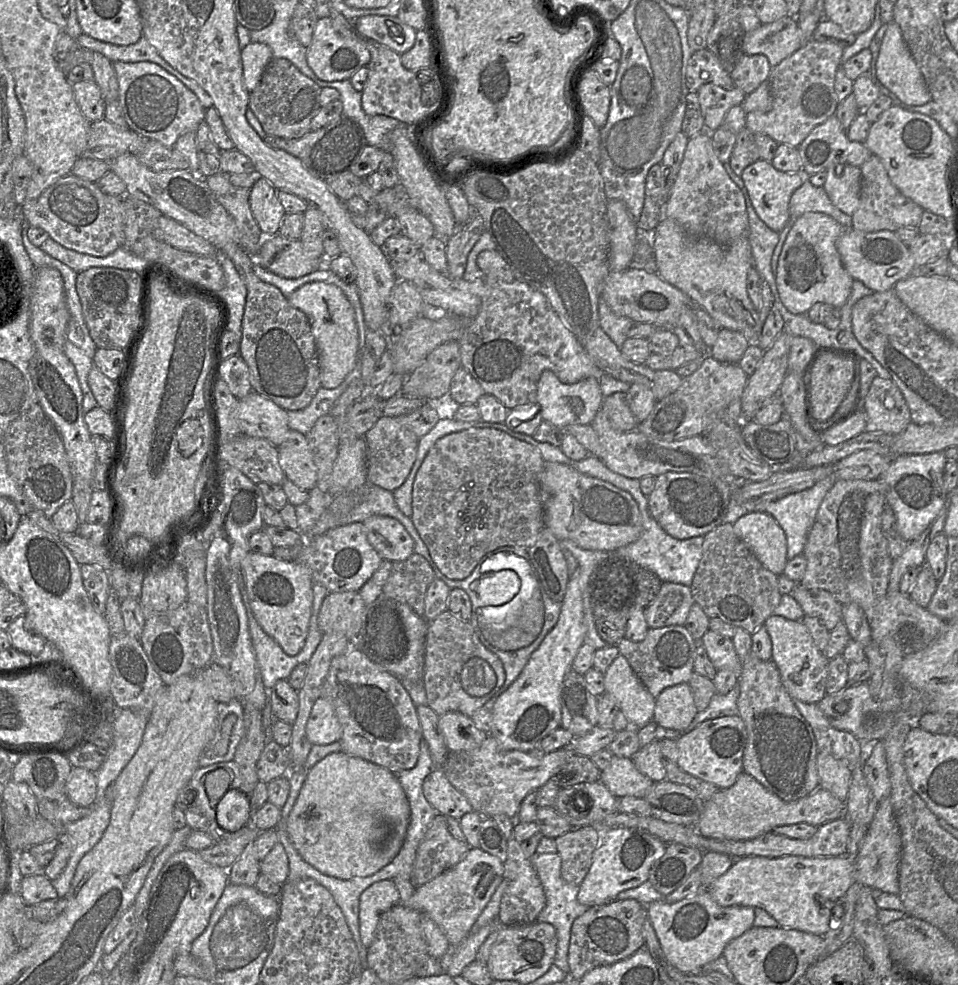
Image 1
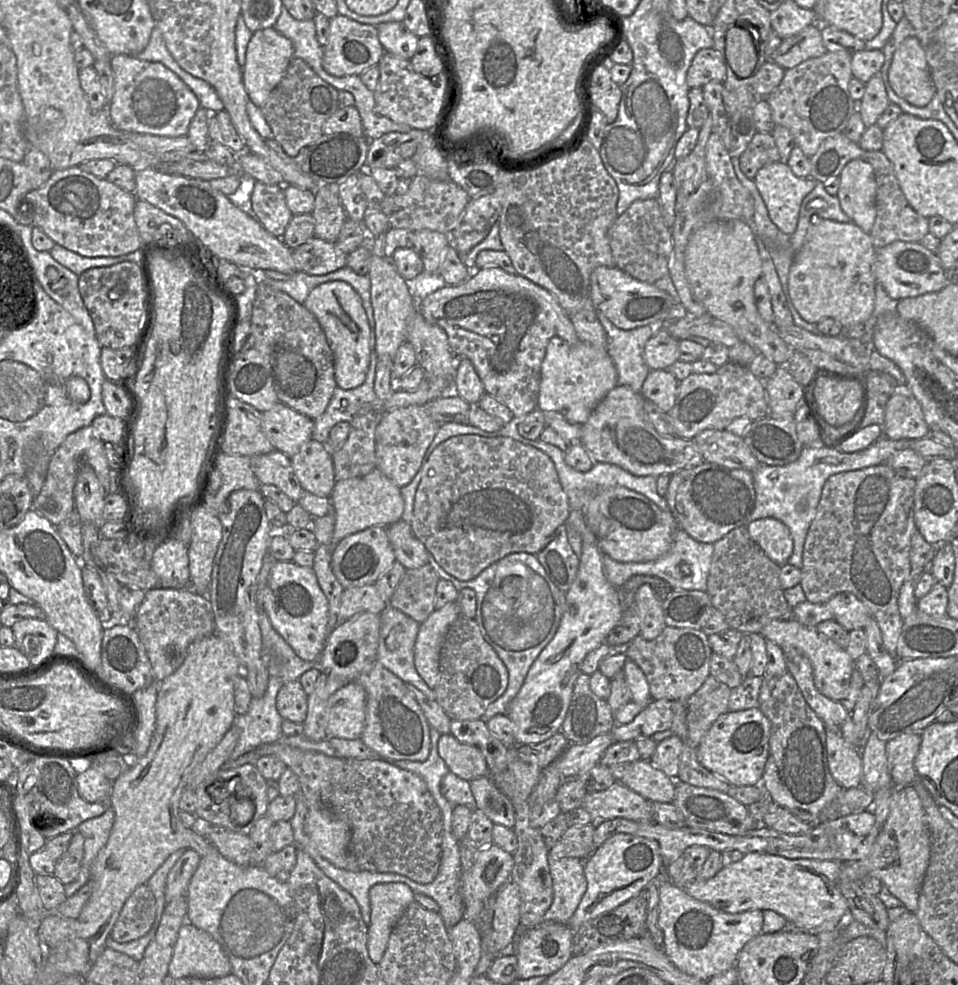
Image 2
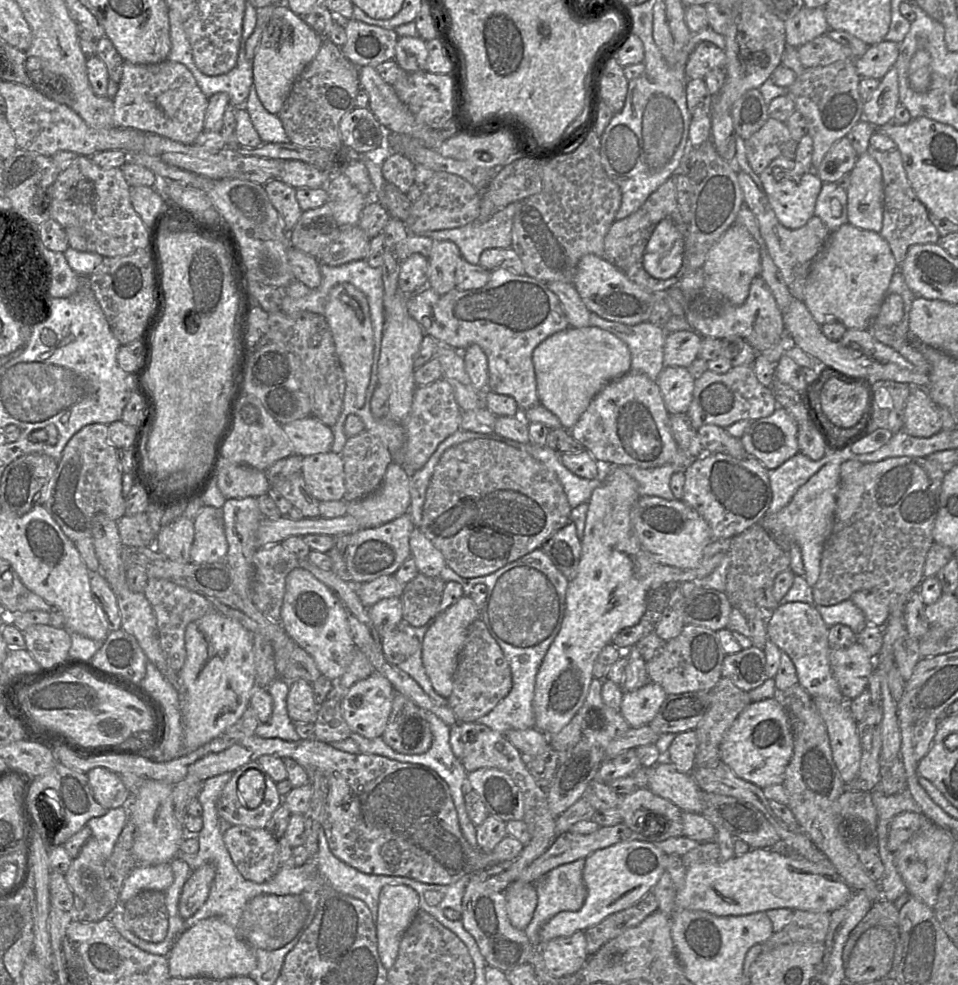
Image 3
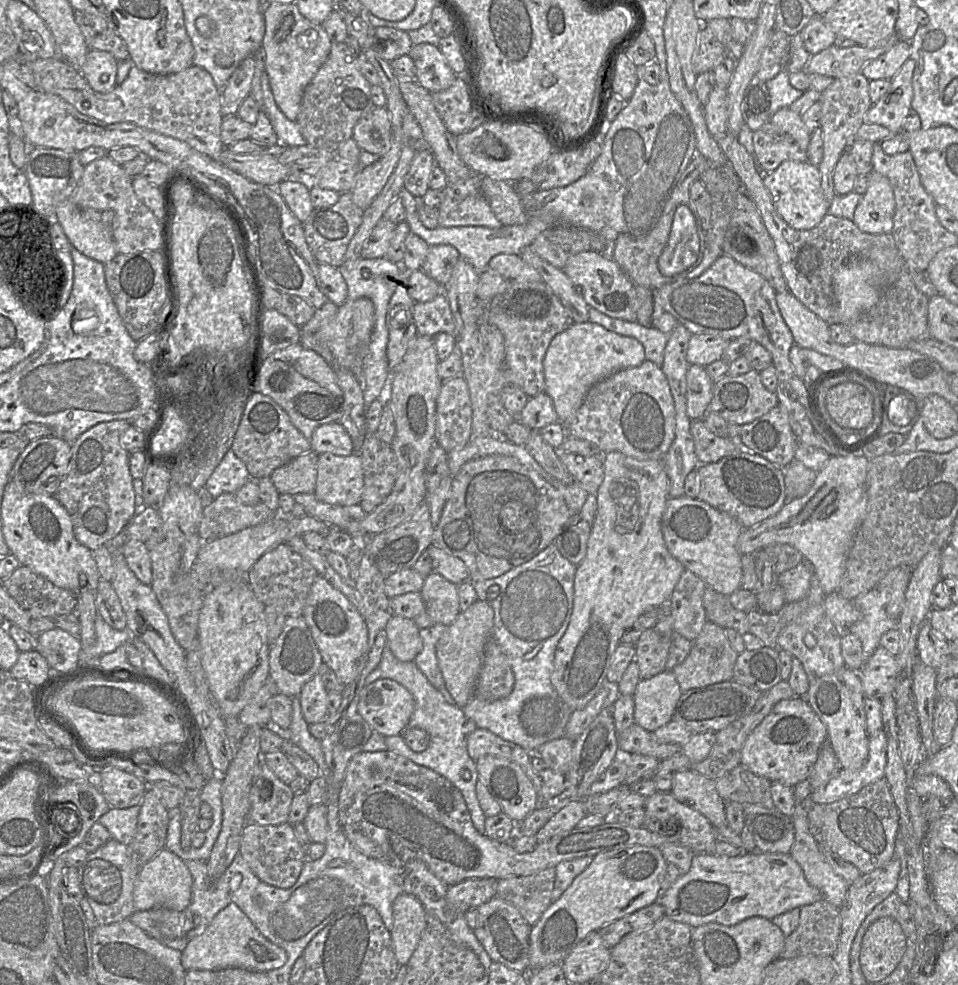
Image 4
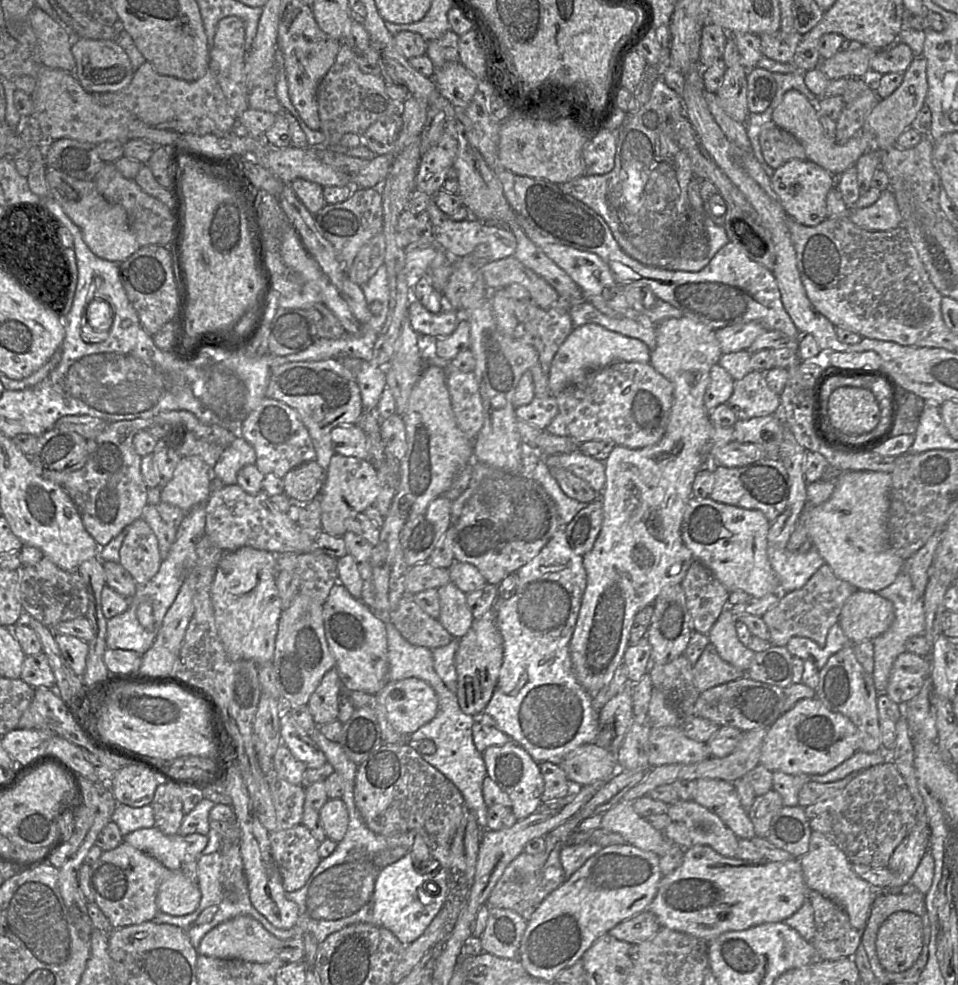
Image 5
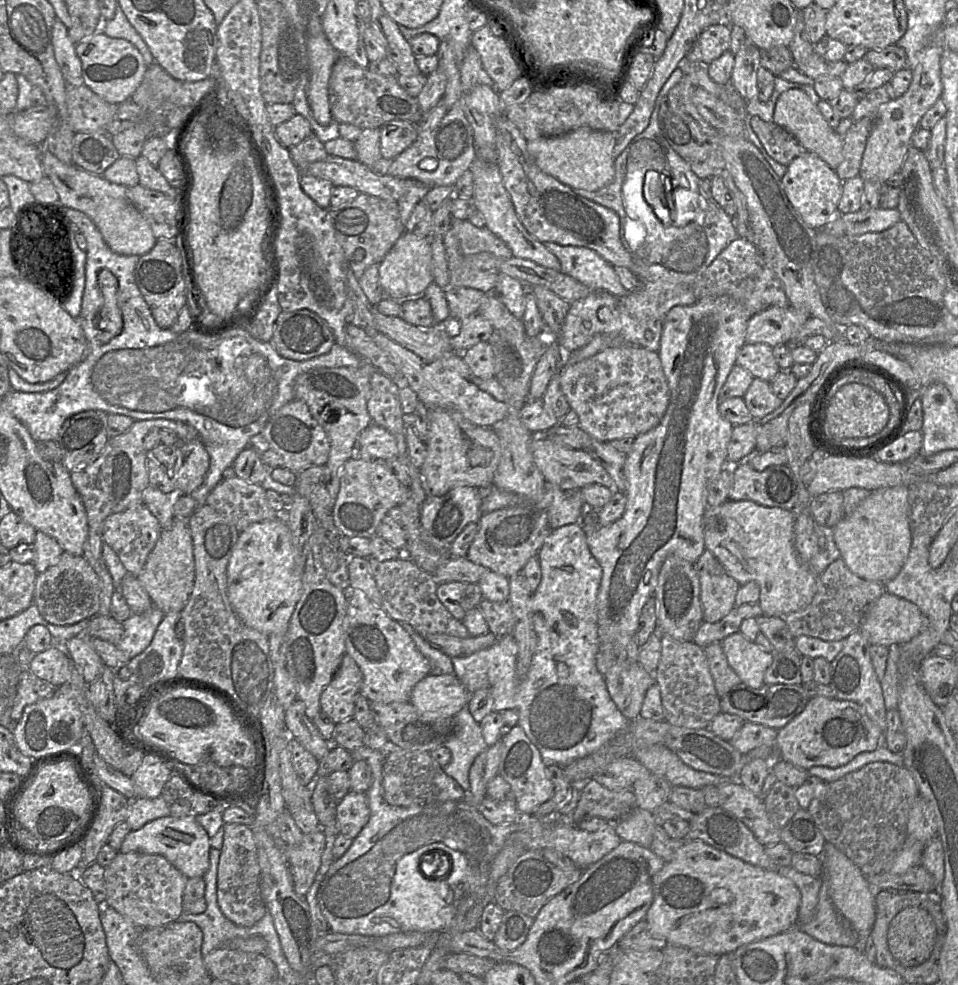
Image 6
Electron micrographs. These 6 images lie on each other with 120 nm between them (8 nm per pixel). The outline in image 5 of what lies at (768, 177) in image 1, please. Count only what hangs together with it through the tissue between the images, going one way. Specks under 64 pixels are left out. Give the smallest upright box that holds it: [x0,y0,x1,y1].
[770,159,837,227]

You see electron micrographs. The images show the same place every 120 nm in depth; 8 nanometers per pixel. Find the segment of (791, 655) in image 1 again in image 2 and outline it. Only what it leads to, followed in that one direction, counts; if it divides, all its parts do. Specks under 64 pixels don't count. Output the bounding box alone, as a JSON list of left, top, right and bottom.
[761,619,855,701]

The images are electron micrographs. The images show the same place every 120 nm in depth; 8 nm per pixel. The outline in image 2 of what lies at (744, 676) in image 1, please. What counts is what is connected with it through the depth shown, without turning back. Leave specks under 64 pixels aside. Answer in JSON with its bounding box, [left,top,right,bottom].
[758,672,844,826]

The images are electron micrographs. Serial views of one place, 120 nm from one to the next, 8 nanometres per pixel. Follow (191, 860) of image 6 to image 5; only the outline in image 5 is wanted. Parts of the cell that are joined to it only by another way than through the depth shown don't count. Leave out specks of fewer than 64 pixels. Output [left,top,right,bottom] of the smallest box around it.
[123,826,208,870]

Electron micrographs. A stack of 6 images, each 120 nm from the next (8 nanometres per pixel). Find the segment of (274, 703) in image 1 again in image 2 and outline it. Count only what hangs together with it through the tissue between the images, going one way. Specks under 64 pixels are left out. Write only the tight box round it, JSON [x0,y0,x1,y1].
[277,680,308,724]

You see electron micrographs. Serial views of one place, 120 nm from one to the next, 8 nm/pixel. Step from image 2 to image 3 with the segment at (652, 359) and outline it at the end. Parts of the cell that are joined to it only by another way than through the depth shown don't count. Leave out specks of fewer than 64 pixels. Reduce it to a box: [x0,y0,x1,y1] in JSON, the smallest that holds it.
[664,330,702,367]

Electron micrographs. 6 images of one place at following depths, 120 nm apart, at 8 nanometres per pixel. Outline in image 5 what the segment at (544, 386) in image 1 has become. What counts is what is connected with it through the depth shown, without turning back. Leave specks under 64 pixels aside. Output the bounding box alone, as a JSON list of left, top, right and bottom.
[549,324,651,397]

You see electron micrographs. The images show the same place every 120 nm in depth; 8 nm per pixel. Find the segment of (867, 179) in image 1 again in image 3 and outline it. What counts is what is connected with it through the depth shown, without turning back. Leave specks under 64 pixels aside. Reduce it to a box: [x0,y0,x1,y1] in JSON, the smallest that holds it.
[867,146,940,266]

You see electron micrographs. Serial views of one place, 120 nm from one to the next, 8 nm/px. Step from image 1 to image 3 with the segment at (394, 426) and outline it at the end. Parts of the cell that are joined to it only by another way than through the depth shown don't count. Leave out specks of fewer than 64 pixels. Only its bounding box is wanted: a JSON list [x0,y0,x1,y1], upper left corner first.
[400,379,462,476]

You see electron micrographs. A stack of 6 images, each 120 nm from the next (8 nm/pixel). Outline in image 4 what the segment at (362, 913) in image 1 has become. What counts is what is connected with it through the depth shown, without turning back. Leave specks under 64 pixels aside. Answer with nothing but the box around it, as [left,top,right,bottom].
[390,894,426,965]

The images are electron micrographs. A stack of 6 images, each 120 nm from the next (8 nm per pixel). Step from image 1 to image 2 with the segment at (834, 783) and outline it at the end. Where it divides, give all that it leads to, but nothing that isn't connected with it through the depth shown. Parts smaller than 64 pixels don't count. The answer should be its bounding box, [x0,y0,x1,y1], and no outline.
[825,729,862,790]

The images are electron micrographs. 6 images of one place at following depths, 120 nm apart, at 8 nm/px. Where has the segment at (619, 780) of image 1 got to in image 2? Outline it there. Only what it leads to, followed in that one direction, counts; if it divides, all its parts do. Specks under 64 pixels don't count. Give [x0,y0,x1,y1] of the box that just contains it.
[619,760,676,802]

